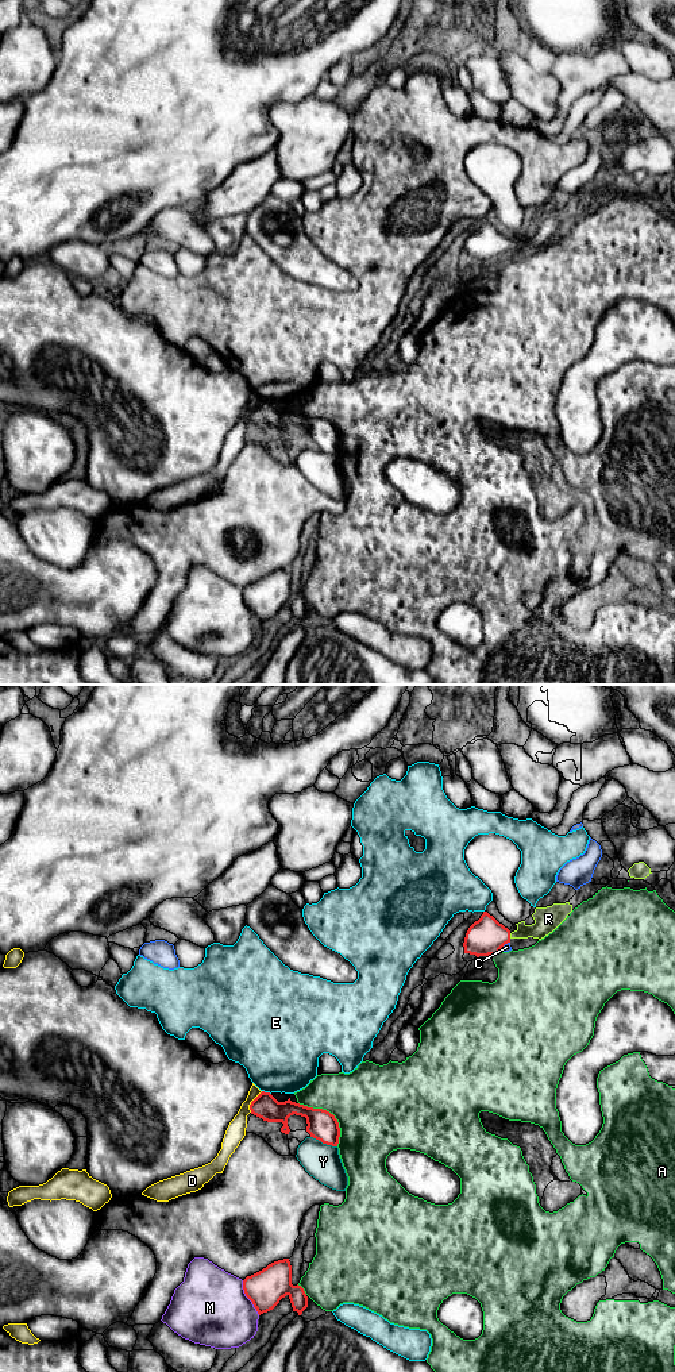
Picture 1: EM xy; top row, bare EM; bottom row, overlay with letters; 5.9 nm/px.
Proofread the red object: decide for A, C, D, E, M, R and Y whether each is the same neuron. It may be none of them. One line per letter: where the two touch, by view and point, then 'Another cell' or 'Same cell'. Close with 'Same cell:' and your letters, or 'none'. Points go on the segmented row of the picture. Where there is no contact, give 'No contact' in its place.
A: Touches red at xy (330, 1113). Another cell
C: Touches red at xy (504, 944). Another cell
D: Touches red at xy (251, 1102). Another cell
E: Touches red at xy (266, 1093). Another cell
M: Touches red at xy (247, 1297). Another cell
R: Touches red at xy (509, 936). Same cell
Y: Touches red at xy (324, 1143). Another cell
Same cell: R

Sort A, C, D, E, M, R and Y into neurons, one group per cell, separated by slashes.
A / C / D / E / M / R / Y

